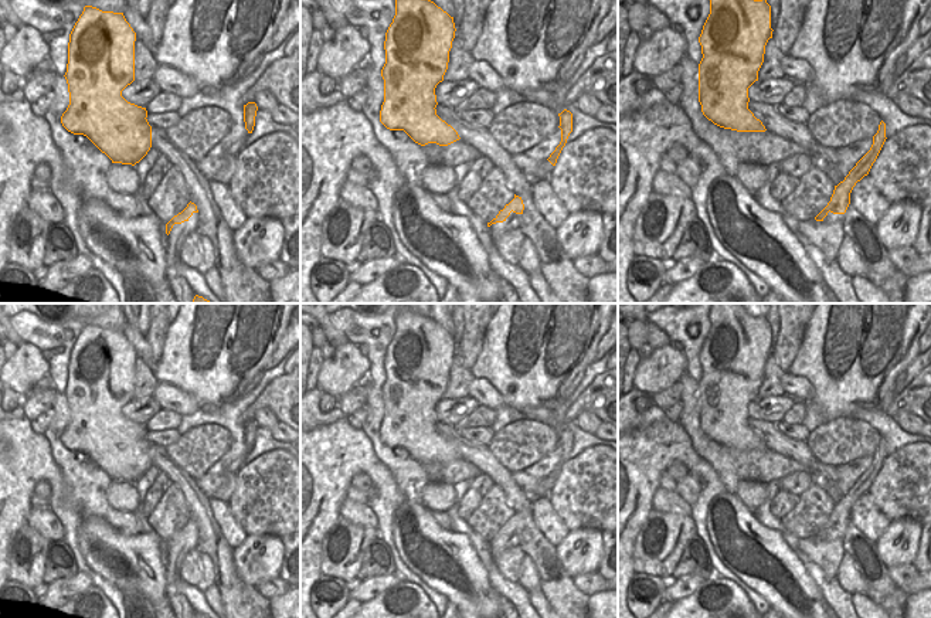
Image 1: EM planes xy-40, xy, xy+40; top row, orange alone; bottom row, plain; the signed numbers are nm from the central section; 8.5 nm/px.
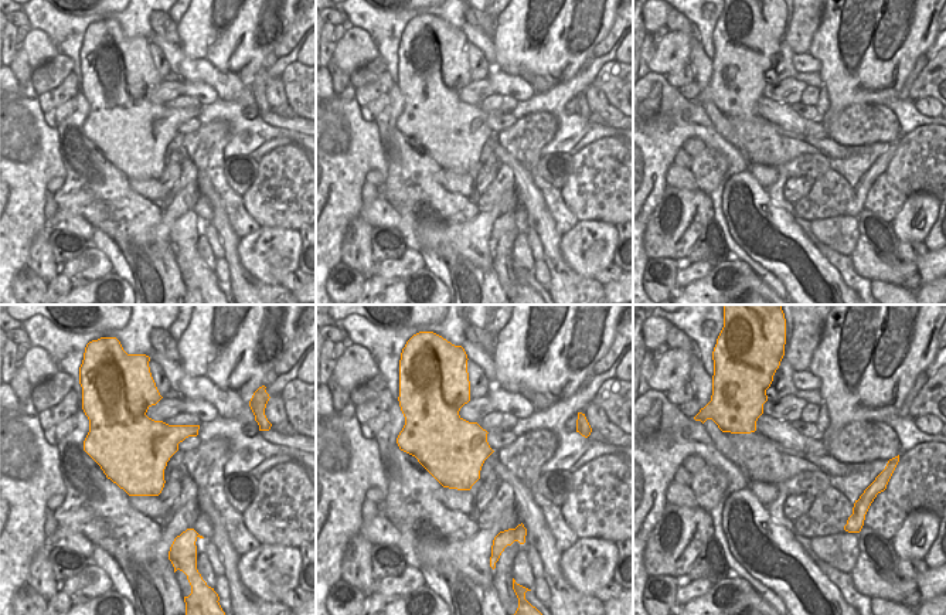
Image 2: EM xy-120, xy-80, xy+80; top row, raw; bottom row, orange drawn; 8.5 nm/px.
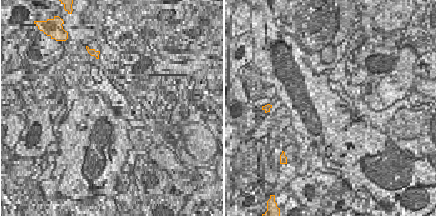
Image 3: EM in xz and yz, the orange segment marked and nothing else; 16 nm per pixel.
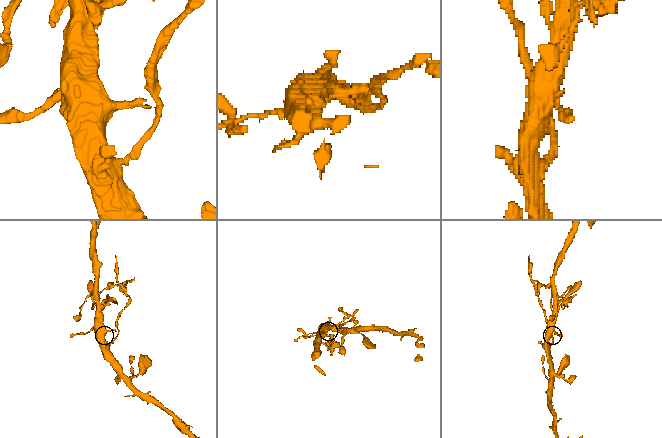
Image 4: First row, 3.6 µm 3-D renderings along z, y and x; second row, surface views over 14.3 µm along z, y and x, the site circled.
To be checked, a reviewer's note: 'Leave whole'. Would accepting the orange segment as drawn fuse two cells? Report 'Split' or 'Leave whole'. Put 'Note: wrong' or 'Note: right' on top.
Note: wrong
Split.

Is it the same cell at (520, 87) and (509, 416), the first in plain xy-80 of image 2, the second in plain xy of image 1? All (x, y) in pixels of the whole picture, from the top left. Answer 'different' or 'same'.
different

